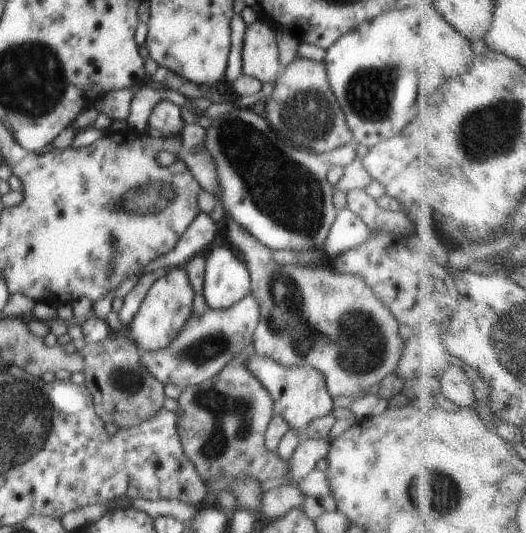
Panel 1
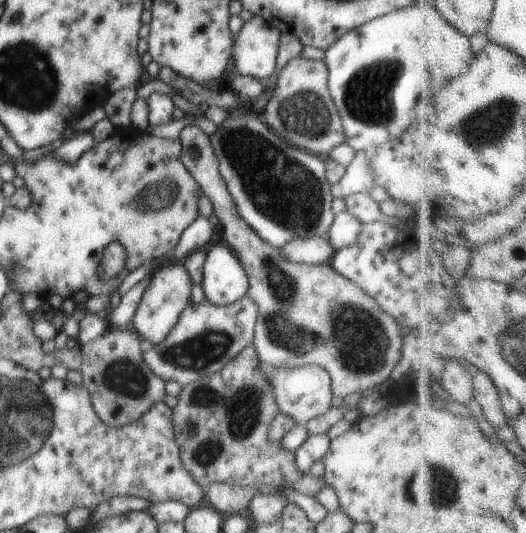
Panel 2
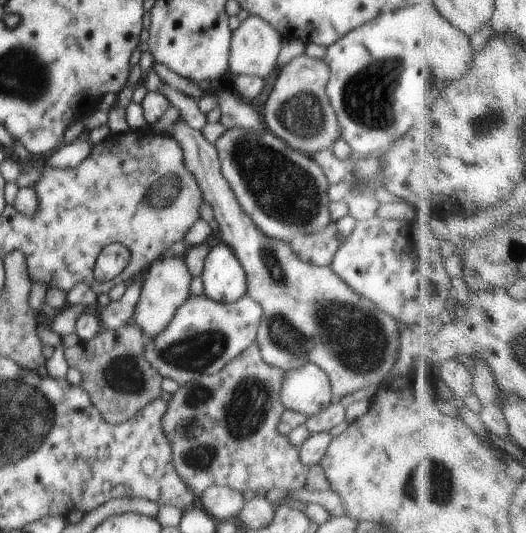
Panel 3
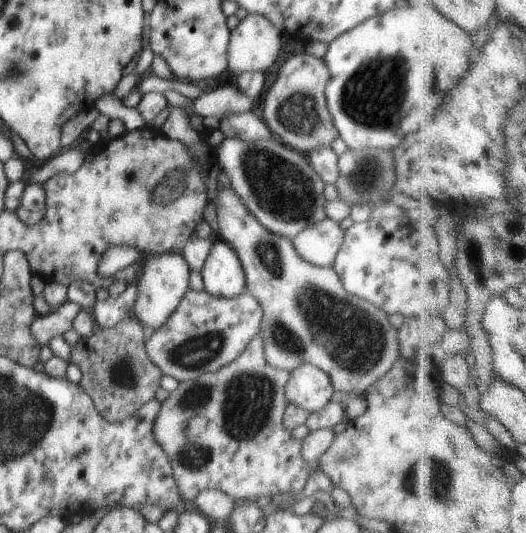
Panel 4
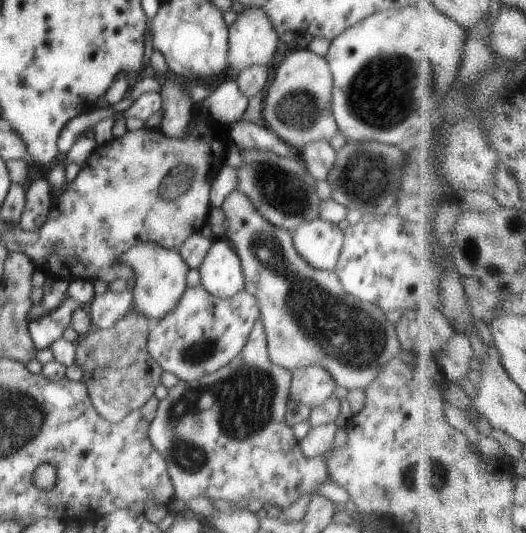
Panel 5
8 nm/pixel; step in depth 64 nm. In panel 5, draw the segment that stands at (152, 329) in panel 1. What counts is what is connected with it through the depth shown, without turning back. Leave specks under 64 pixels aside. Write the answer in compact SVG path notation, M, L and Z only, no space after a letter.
M146 242L138 243L124 252L118 261L128 264L134 270L134 279L130 284L135 297L134 309L148 317L152 323L166 316L170 310L174 310L178 300L182 298L182 294L188 287L186 274L190 268L184 262L179 251L174 249L156 246L156 244L146 244Z

